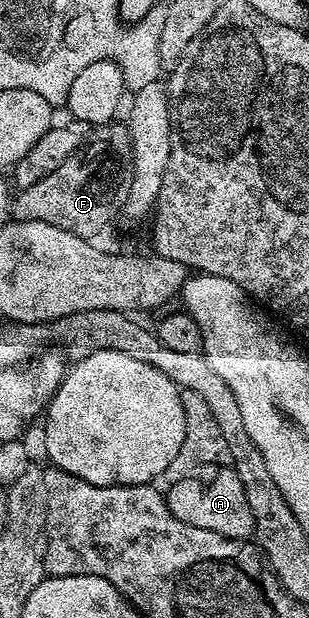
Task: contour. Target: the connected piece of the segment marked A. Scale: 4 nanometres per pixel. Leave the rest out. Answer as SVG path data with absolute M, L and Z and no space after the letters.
M220 467L208 475L211 476L203 480L199 477L182 479L166 488L167 504L173 517L177 517L177 521L185 521L185 525L197 525L201 529L209 529L209 533L221 533L221 537L250 540L255 533L255 522L241 477L237 477L231 467Z

